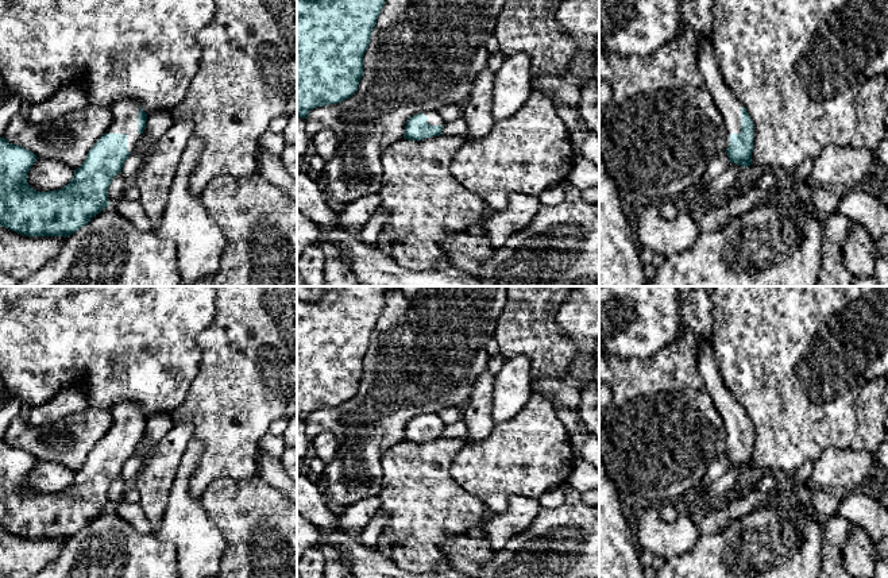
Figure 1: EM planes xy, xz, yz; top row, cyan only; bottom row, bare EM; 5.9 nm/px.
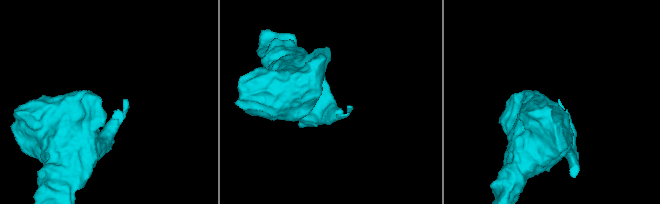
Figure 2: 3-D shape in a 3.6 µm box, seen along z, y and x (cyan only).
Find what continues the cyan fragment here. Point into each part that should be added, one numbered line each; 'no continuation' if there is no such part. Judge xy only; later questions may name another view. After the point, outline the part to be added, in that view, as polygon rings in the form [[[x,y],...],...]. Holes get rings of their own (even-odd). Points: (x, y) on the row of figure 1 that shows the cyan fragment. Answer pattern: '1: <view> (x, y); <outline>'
1: xy (124, 112); [[[119,100],[111,107],[112,123],[107,134],[126,134],[127,149],[130,153],[135,150],[142,134],[138,131],[139,104],[135,100]]]

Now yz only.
1: yz (729, 107); [[[702,36],[698,39],[698,69],[725,120],[726,149],[729,149],[730,135],[741,132],[742,104],[736,99],[721,77],[719,65],[714,53],[713,36]]]

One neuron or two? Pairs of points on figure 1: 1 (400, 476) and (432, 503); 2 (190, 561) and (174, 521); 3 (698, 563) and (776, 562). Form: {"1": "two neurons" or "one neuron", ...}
{"1": "one neuron", "2": "one neuron", "3": "one neuron"}

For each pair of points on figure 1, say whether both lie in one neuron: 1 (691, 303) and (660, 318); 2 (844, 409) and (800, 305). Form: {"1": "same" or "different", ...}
{"1": "different", "2": "same"}

